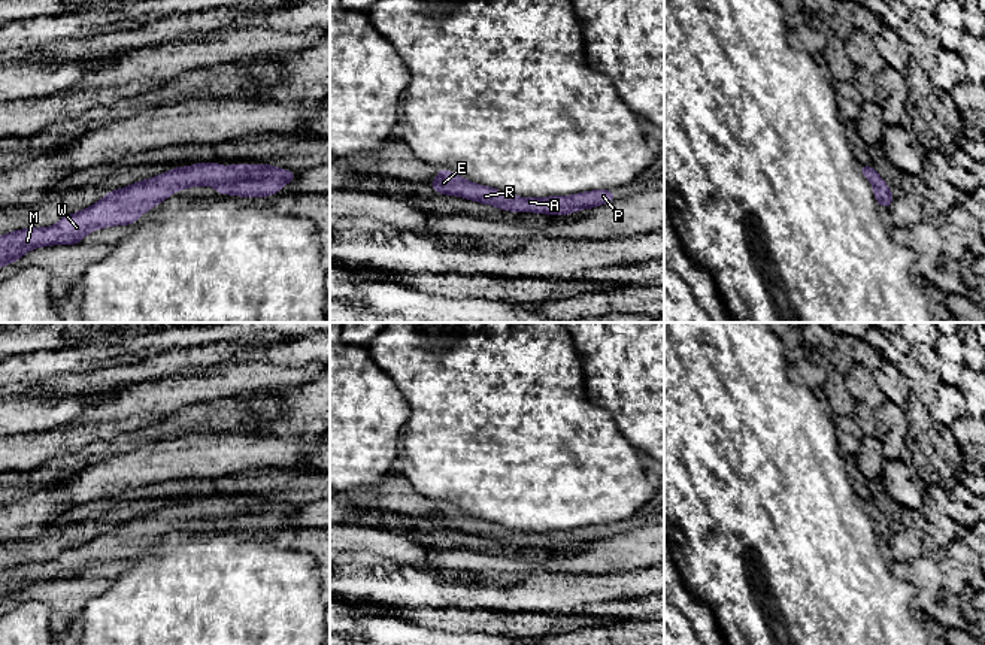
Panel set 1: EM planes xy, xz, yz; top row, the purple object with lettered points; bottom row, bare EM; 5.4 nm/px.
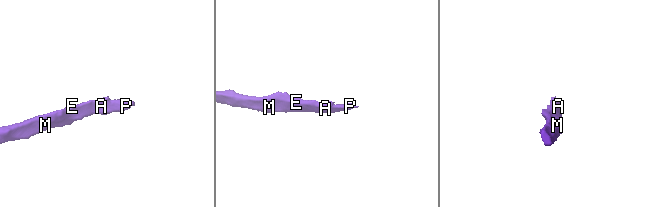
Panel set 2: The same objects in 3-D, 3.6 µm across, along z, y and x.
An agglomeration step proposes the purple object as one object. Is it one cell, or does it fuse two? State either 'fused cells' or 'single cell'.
single cell

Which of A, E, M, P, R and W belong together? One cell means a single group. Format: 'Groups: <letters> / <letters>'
Groups: A E M P R W

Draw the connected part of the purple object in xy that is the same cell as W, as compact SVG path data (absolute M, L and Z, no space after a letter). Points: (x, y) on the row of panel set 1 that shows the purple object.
M215 161L175 167L151 179L112 190L100 202L55 225L22 228L0 236L0 267L18 261L25 252L51 245L78 245L91 231L112 225L131 225L175 191L212 185L219 194L269 197L296 179L296 172L270 164L219 166Z

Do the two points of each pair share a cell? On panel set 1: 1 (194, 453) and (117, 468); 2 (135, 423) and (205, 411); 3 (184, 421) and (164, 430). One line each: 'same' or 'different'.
1: same
2: different
3: same

